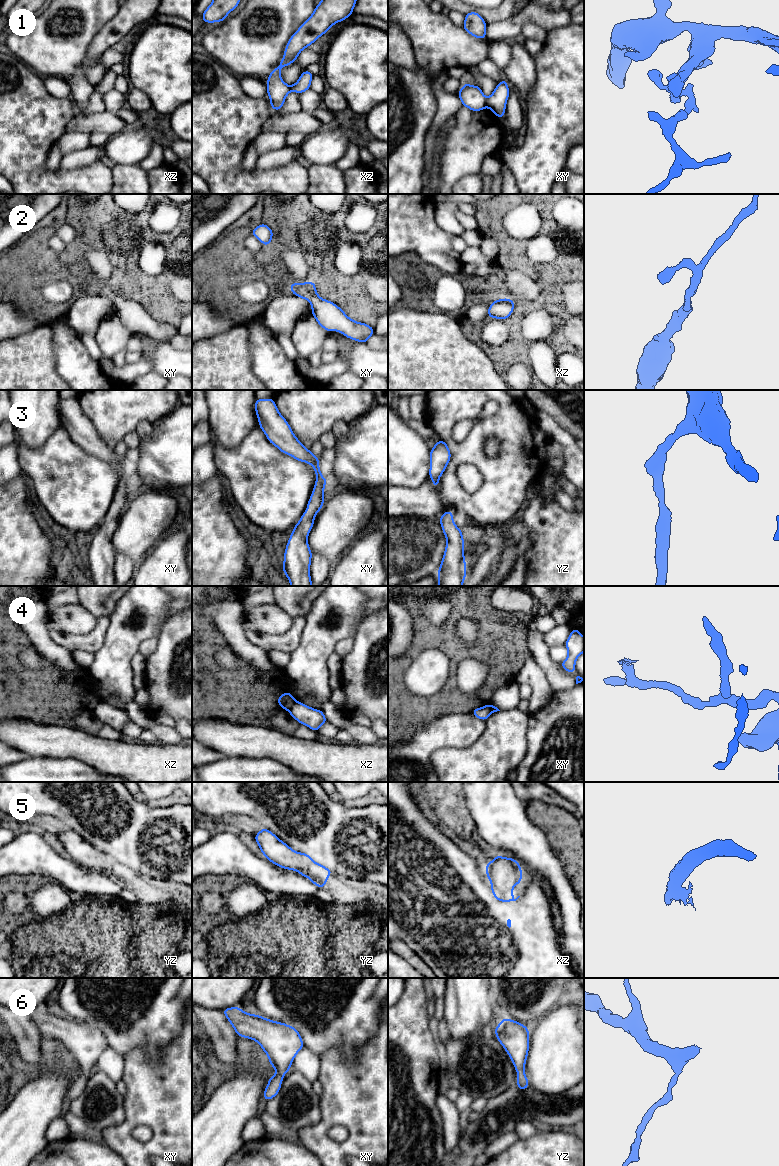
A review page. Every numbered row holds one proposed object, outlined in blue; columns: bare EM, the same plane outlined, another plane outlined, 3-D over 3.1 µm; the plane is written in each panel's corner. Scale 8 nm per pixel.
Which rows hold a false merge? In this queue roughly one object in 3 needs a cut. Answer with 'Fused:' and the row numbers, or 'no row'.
Fused: 1, 4

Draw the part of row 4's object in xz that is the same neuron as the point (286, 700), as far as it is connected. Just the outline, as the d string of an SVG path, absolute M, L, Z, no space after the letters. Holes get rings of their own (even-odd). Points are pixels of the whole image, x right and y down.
M286 692L278 697L277 702L281 708L289 711L295 704L296 699L292 696L291 692Z

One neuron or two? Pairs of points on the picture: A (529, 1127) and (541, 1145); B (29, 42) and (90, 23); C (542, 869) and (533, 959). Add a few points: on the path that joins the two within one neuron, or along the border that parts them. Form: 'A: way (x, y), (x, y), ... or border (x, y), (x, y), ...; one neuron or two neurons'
A: border (542, 1127), (535, 1134), (519, 1139); two neurons
B: way (45, 42), (65, 41), (69, 38), (77, 37); one neuron
C: border (525, 882), (538, 878), (543, 883); two neurons

